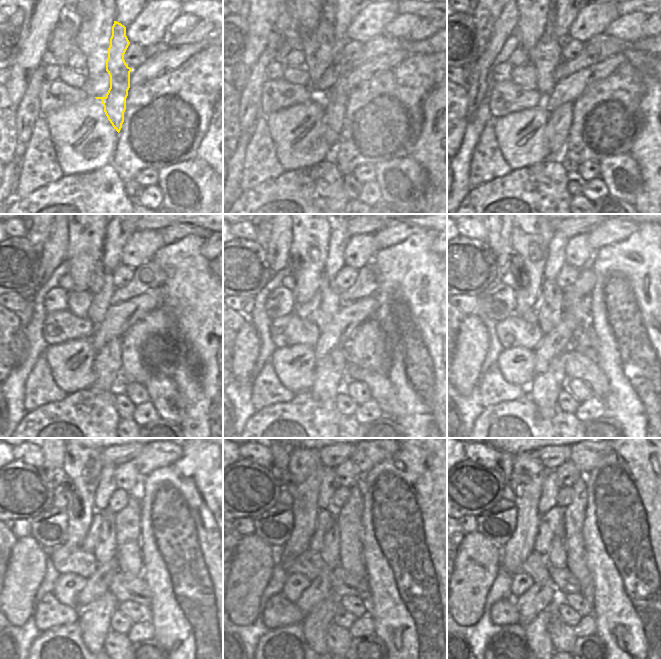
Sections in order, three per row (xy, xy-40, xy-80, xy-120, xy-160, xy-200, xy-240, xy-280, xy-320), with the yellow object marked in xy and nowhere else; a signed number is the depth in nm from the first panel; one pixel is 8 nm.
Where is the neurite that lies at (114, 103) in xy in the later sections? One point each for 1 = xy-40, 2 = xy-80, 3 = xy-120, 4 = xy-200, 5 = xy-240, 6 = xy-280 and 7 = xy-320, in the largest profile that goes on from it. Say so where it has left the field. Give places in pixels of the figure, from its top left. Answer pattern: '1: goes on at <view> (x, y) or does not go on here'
1: goes on at xy-40 (335, 106)
2: goes on at xy-80 (557, 128)
3: goes on at xy-120 (108, 361)
4: goes on at xy-200 (544, 390)
5: goes on at xy-240 (94, 621)
6: goes on at xy-280 (315, 624)
7: goes on at xy-320 (537, 635)

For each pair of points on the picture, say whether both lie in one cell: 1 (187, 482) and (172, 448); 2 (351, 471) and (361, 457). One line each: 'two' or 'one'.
1: two
2: two

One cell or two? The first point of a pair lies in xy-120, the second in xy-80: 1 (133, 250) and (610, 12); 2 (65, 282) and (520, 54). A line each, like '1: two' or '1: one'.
1: one
2: one

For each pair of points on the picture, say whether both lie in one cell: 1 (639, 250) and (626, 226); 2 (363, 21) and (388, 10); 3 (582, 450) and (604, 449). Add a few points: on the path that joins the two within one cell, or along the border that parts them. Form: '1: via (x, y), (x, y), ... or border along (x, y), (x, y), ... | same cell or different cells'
1: border along (639, 224), (638, 228), (626, 238), (609, 244) | different cells
2: via (369, 21), (382, 12) | same cell
3: via (587, 450), (599, 449) | same cell

